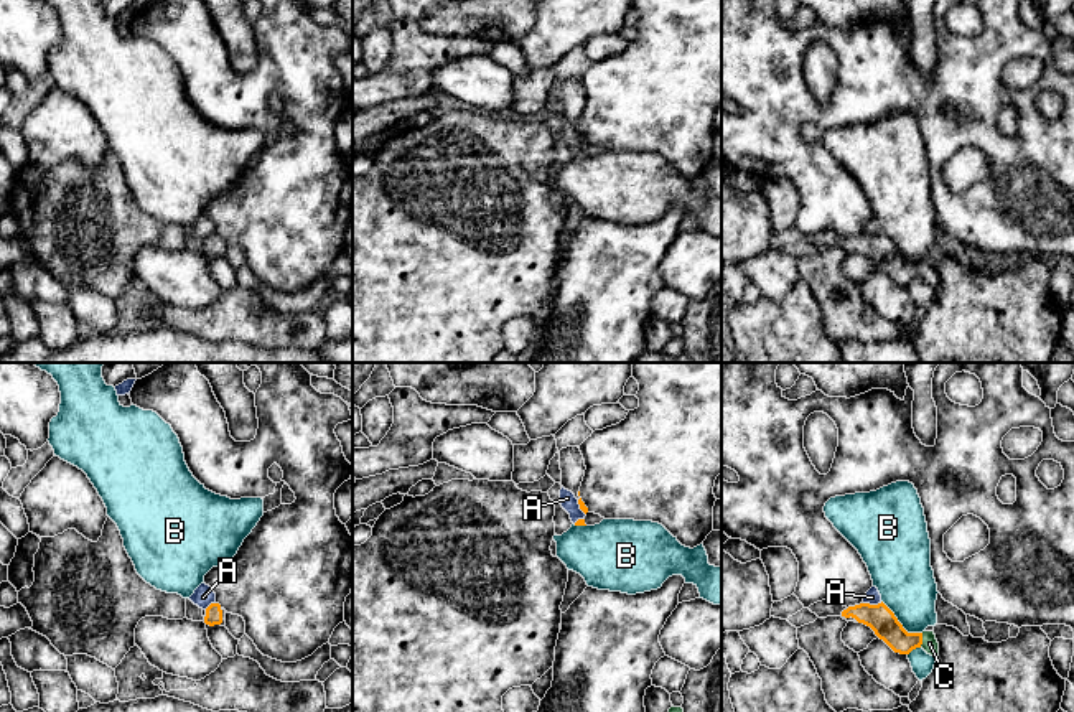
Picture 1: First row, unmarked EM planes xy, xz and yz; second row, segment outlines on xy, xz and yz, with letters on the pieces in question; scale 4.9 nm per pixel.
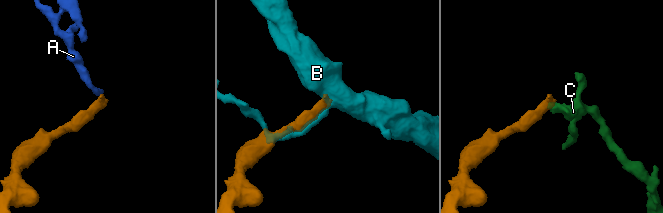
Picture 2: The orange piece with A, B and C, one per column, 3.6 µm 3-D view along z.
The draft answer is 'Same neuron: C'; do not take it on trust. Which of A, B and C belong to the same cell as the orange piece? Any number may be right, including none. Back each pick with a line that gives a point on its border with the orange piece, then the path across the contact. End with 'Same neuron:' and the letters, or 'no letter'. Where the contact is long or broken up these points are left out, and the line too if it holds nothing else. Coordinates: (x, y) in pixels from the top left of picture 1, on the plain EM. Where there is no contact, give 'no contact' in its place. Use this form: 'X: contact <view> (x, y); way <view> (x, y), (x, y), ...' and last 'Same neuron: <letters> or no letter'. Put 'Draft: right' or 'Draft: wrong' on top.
Draft: right
C: contact yz (921, 271); way yz (880, 249), (901, 271), (921, 271), (929, 274)
Same neuron: C

